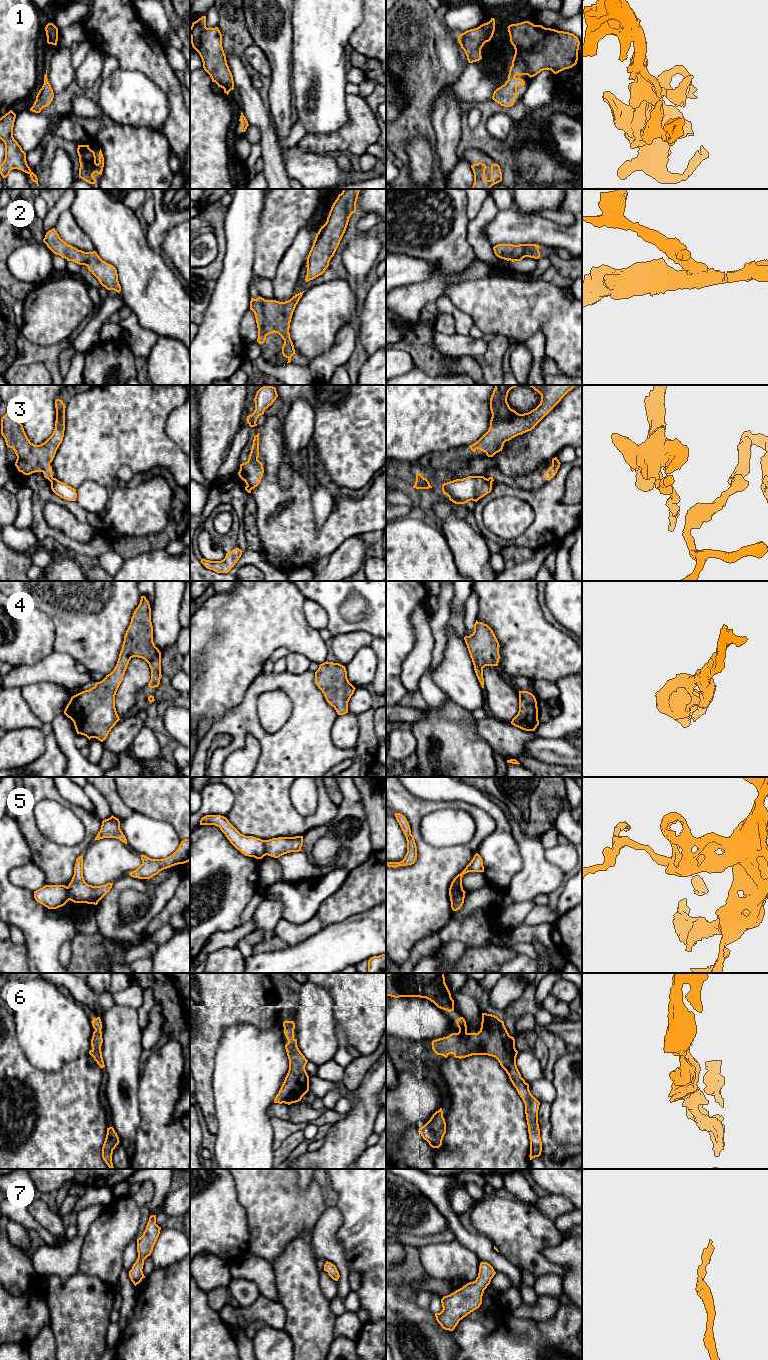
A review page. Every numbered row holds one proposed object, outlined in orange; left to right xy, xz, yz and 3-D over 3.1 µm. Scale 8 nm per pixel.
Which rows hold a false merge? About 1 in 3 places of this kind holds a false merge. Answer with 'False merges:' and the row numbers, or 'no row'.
False merges: 3, 5

